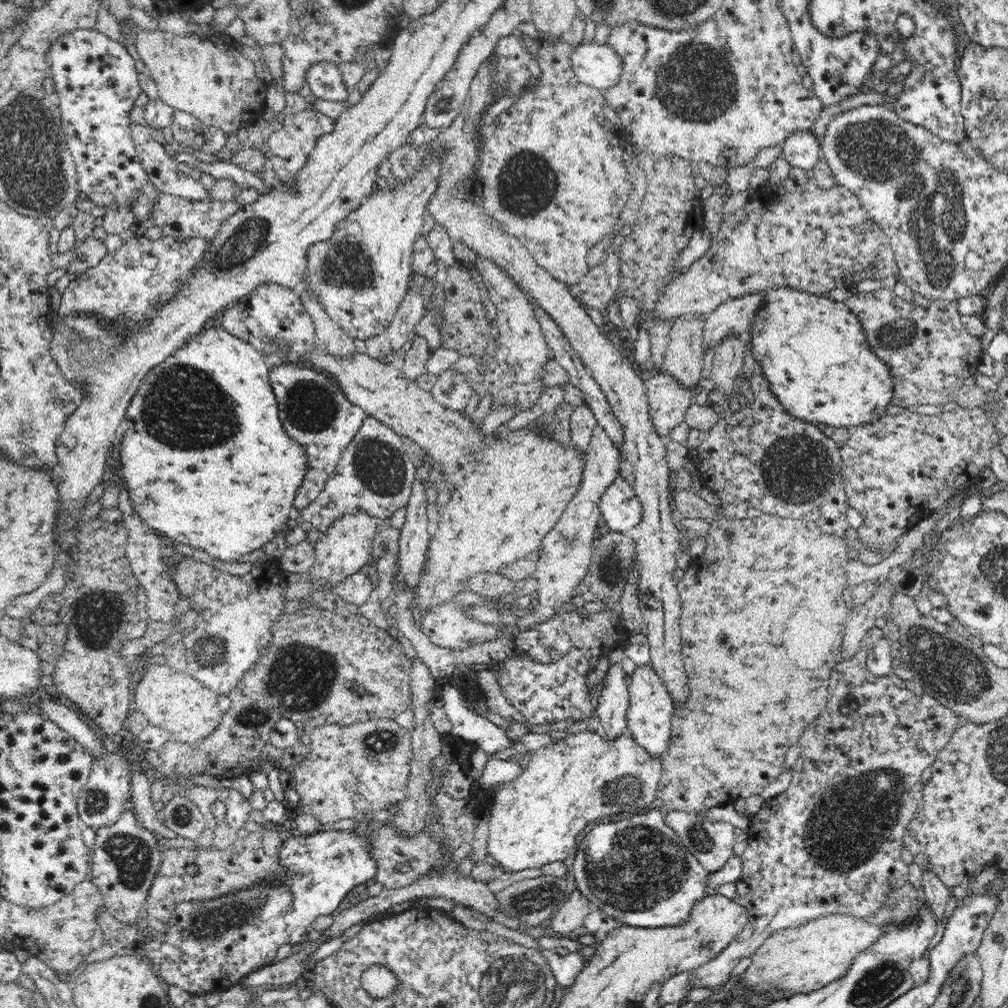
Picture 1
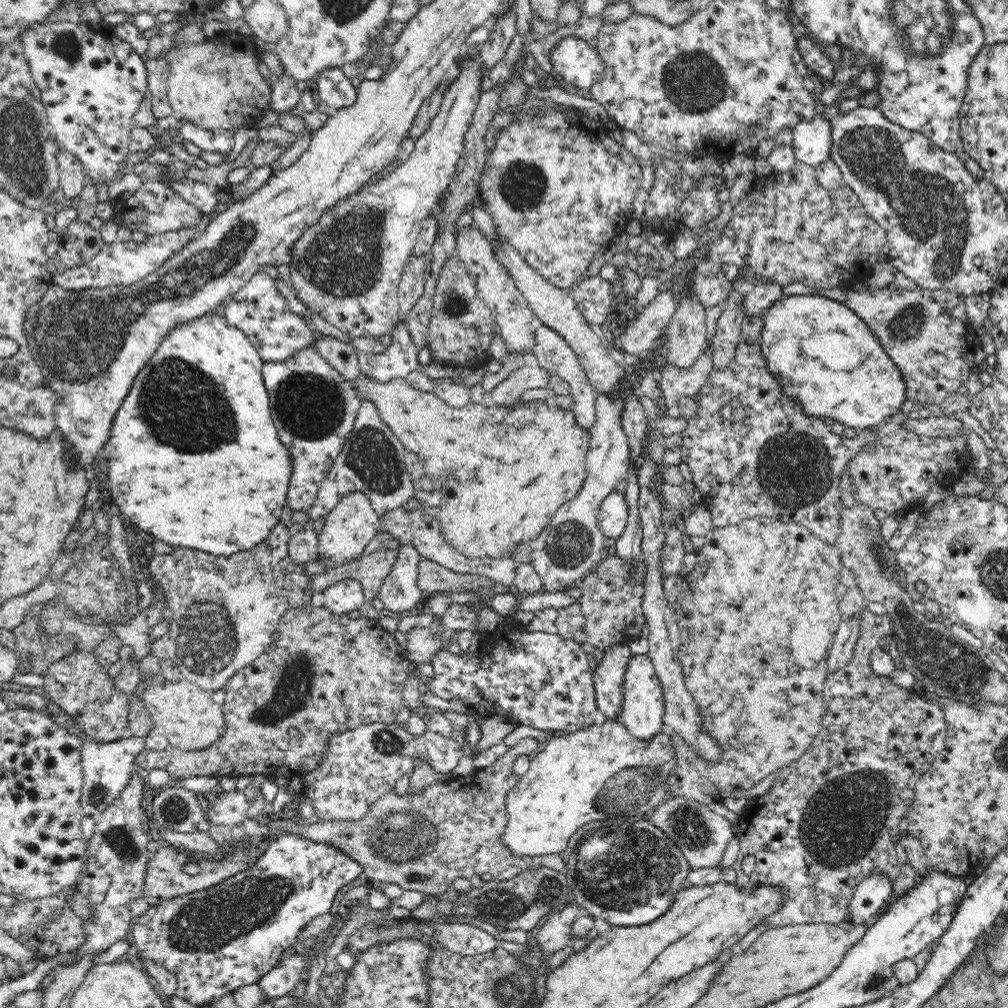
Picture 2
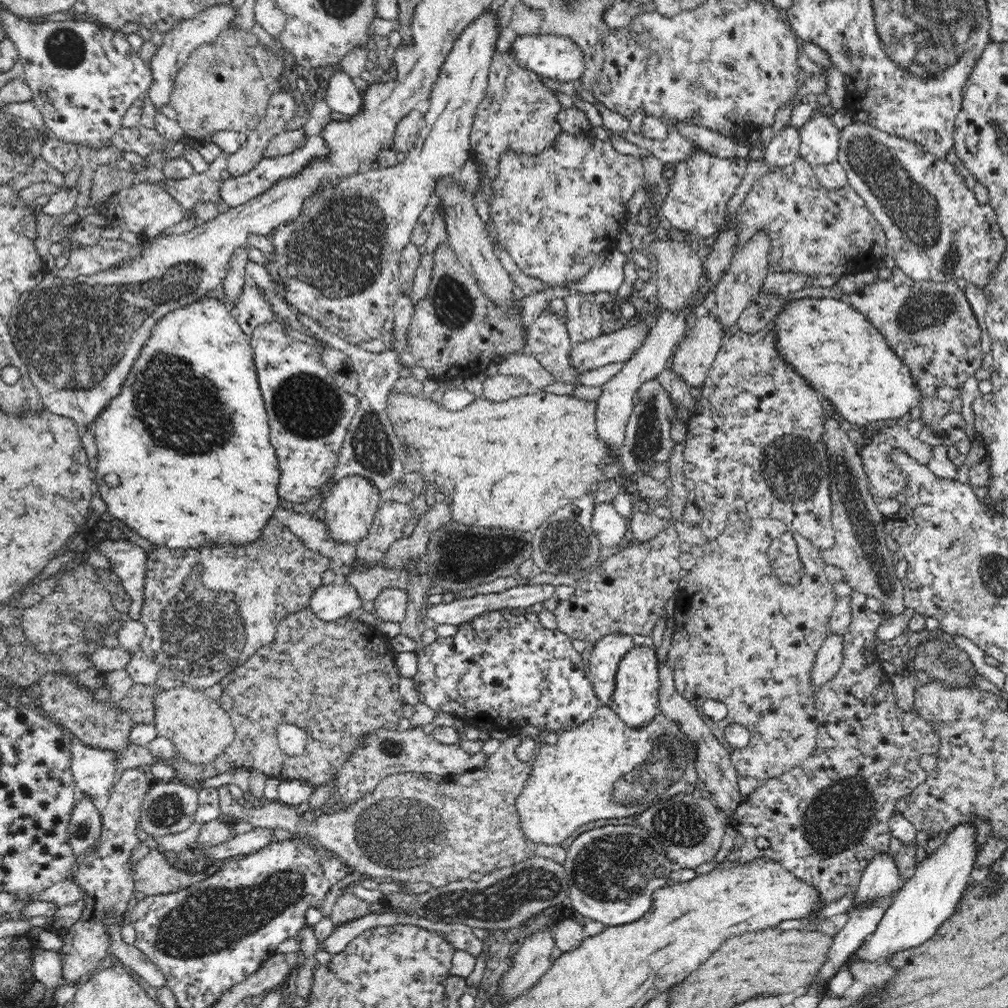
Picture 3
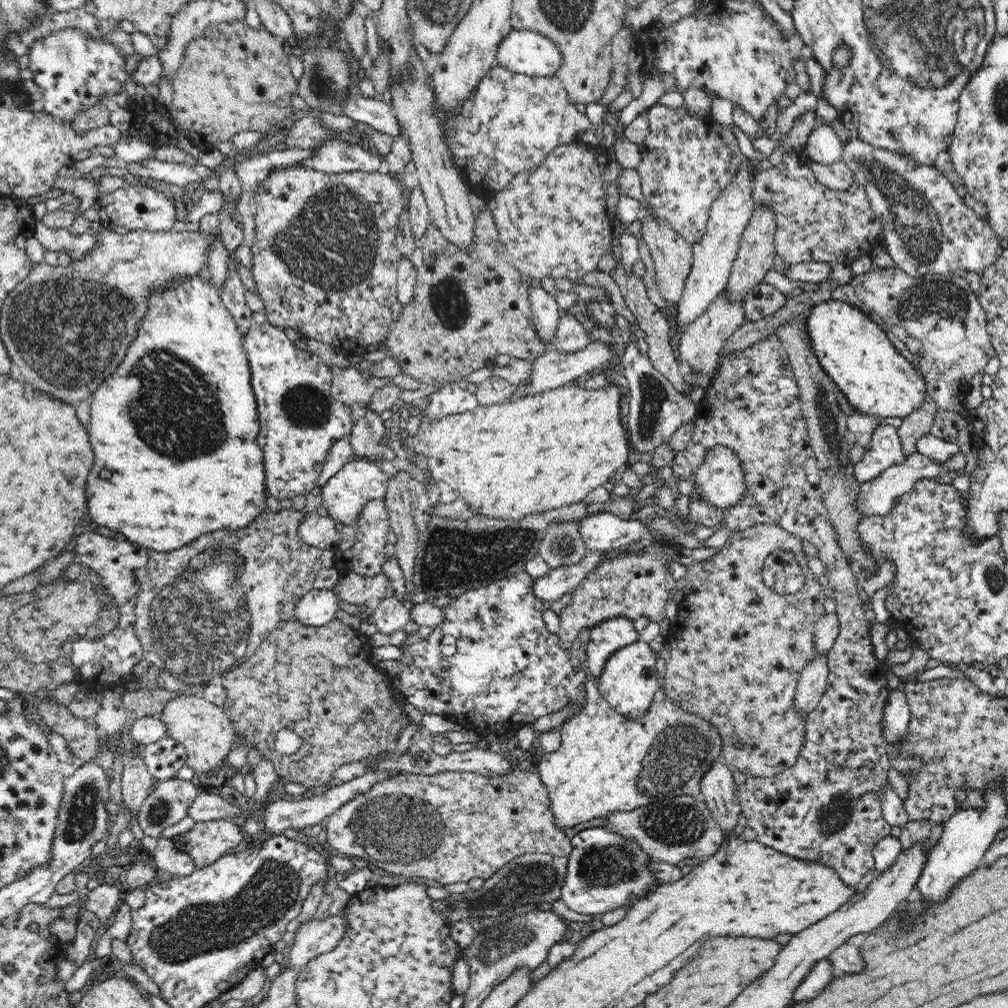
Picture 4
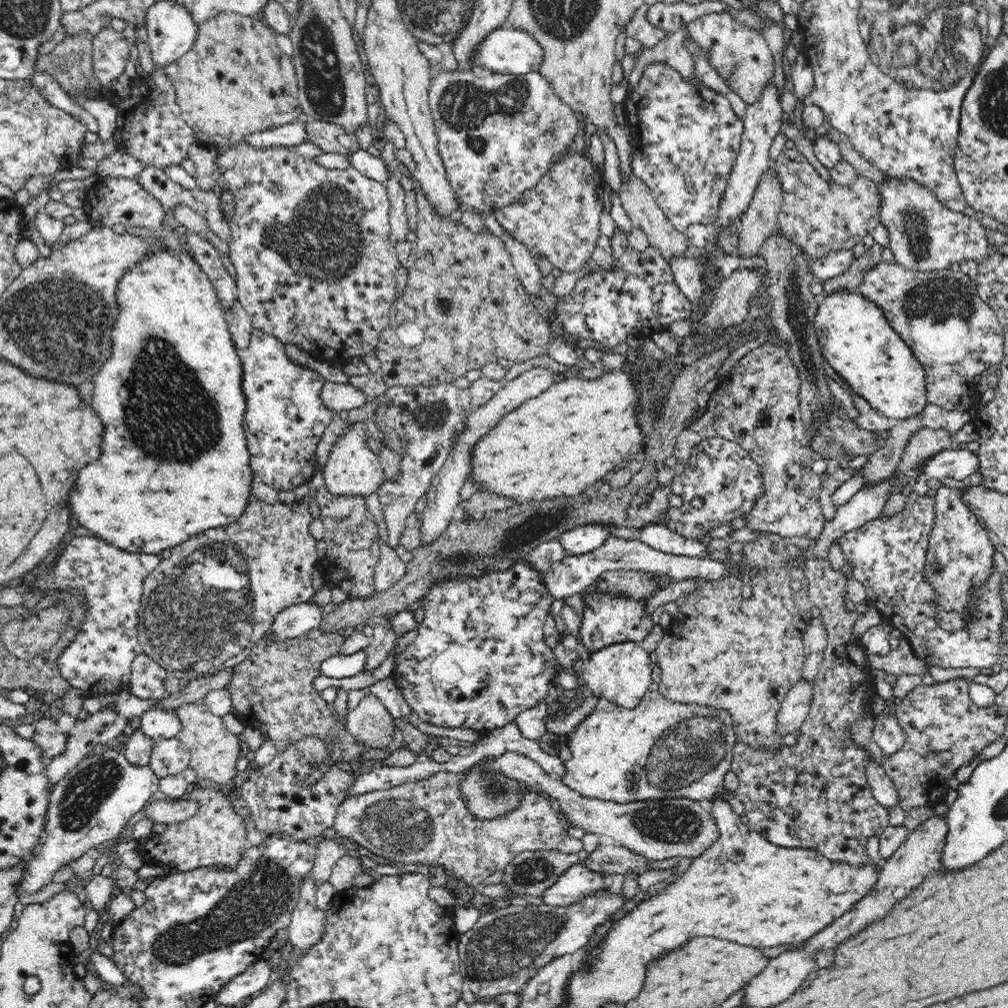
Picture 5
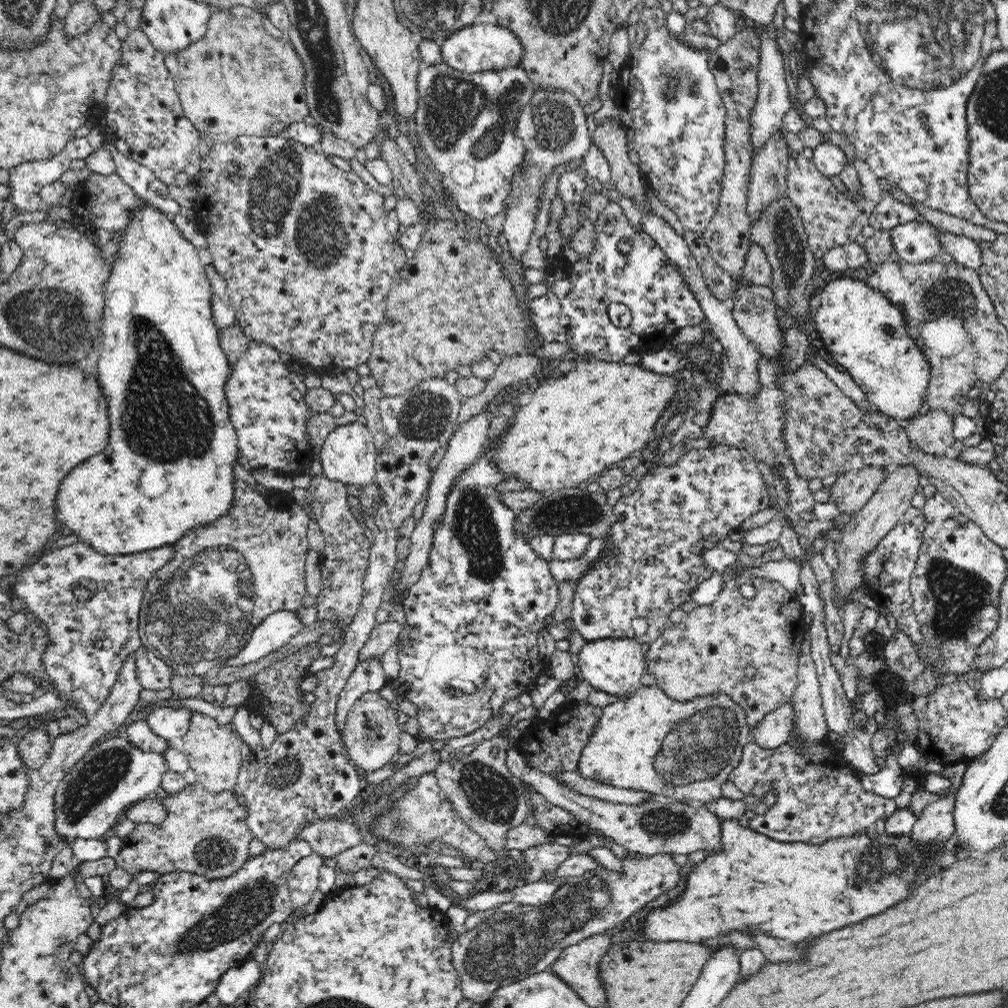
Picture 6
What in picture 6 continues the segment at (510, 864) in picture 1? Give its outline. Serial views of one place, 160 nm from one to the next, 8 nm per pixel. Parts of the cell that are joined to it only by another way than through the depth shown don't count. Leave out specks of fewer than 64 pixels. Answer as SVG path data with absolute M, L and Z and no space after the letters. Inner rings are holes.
M642 685L634 694L628 698L620 699L608 706L602 708L602 717L598 718L598 722L592 728L592 734L588 738L586 746L582 748L582 754L578 758L578 766L576 771L586 779L592 779L605 785L615 786L622 789L644 791L654 795L656 798L672 799L672 800L699 800L703 804L714 802L716 799L722 798L722 782L729 778L730 771L734 770L740 762L742 756L742 746L752 739L752 732L748 729L745 711L736 705L726 694L706 695L705 697L695 698L690 702L676 702L672 698L666 696L658 685L644 686Z

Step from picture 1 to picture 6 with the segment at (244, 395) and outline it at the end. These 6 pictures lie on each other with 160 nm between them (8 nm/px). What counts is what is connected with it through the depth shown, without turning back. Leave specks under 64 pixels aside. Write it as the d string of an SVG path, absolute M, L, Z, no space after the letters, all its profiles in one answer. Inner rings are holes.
M146 205L141 211L131 216L130 224L120 239L120 248L109 272L103 297L102 332L104 332L104 352L98 364L98 382L102 386L104 398L108 402L110 414L110 444L102 454L92 456L90 460L76 466L62 482L58 490L58 520L68 526L79 540L89 544L102 554L136 554L147 550L157 549L163 545L172 546L184 534L192 529L206 526L217 518L225 515L235 501L234 466L239 460L237 434L230 420L230 403L228 402L225 386L232 377L232 365L221 347L221 335L214 322L212 310L212 287L207 277L205 266L200 261L196 247L192 245L177 230L171 217L162 213L156 207Z

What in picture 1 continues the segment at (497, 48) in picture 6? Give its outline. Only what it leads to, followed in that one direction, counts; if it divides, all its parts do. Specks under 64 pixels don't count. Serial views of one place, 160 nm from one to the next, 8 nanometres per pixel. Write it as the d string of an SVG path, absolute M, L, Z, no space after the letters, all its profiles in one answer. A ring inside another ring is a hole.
M583 42L573 48L571 65L580 83L604 92L618 85L623 58L609 45Z

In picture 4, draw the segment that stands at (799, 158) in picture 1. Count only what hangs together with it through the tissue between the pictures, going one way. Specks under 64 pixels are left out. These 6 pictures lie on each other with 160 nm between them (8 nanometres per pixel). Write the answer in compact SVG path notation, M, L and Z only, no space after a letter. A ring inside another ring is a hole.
M820 121L813 132L808 134L807 144L801 154L808 162L830 165L841 161L843 146L844 143L840 141L831 124Z

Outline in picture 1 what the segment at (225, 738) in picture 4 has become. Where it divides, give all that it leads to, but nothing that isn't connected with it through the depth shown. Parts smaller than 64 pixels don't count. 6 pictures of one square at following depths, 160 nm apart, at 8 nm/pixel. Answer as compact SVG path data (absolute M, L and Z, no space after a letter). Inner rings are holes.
M150 660L139 673L141 680L132 697L133 708L150 720L150 724L162 726L174 732L186 726L186 732L192 730L192 736L188 738L194 742L194 740L204 740L210 736L222 721L224 712L220 710L218 695L212 689L208 689L208 686L204 687L188 672L174 671L169 665L156 664Z

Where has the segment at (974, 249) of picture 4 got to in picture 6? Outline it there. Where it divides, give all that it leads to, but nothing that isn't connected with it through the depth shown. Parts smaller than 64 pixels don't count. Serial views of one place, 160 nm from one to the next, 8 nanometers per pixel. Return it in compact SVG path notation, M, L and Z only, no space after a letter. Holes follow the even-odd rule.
M926 220L898 224L889 231L889 234L892 246L902 261L938 261L945 252L940 238L942 230Z

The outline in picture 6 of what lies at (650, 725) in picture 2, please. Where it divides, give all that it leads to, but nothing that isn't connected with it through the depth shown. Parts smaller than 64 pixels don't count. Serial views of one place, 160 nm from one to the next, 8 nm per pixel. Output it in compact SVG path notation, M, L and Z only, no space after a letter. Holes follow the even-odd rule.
M606 638L587 643L576 654L576 663L583 680L586 680L592 688L624 699L642 686L640 678L646 671L646 661L645 653L640 648L641 644L632 638Z

